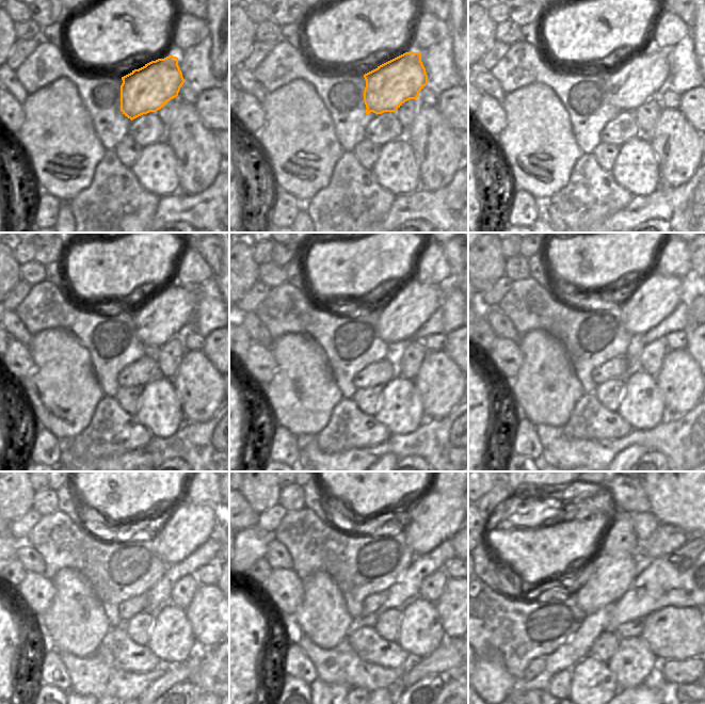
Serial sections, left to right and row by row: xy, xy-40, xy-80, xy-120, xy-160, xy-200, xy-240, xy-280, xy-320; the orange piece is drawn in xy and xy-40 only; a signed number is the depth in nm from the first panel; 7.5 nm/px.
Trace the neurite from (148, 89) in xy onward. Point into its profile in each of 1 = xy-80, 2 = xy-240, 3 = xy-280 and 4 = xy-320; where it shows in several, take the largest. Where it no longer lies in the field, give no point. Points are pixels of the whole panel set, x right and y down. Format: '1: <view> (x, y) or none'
1: xy-80 (645, 75)
2: xy-240 (178, 536)
3: xy-280 (422, 533)
4: xy-320 (614, 574)

